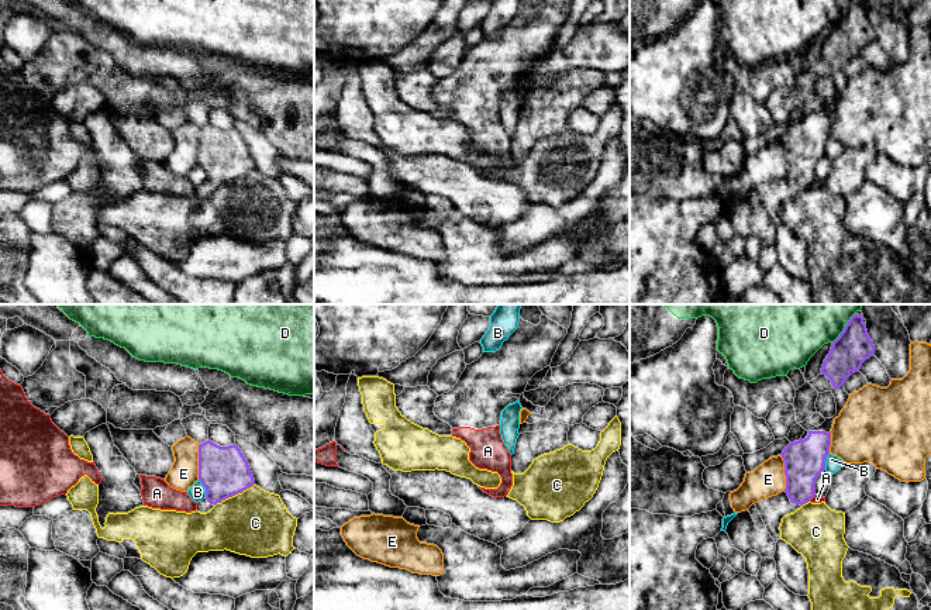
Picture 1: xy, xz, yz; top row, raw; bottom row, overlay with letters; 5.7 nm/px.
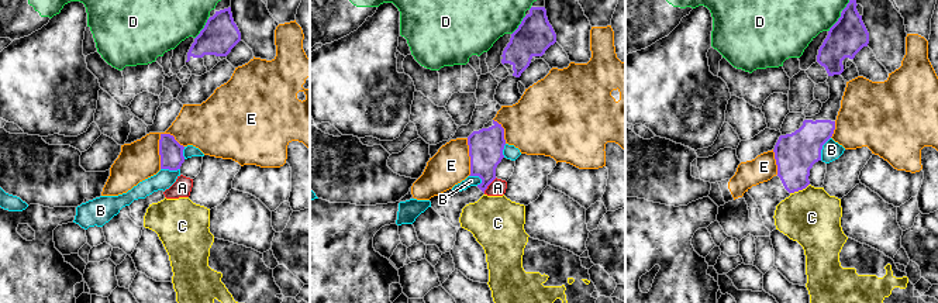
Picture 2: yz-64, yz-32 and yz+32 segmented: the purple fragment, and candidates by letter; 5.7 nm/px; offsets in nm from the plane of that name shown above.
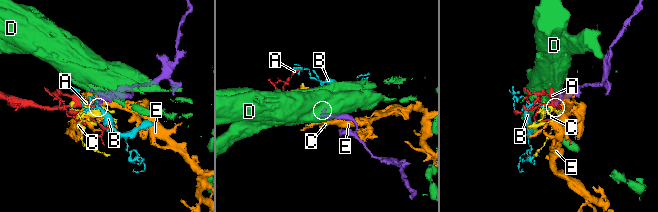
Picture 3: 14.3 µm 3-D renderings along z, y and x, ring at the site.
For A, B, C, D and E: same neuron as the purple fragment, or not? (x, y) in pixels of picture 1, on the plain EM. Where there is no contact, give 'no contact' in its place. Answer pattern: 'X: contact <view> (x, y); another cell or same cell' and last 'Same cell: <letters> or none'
A: contact yz (811, 182); another cell
B: contact xy (204, 171); another cell
C: contact xy (234, 179); another cell
D: contact yz (840, 19); another cell
E: contact yz (785, 157); another cell
Same cell: none

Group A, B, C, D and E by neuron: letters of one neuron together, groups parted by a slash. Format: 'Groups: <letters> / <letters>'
Groups: A / B / C / D / E

